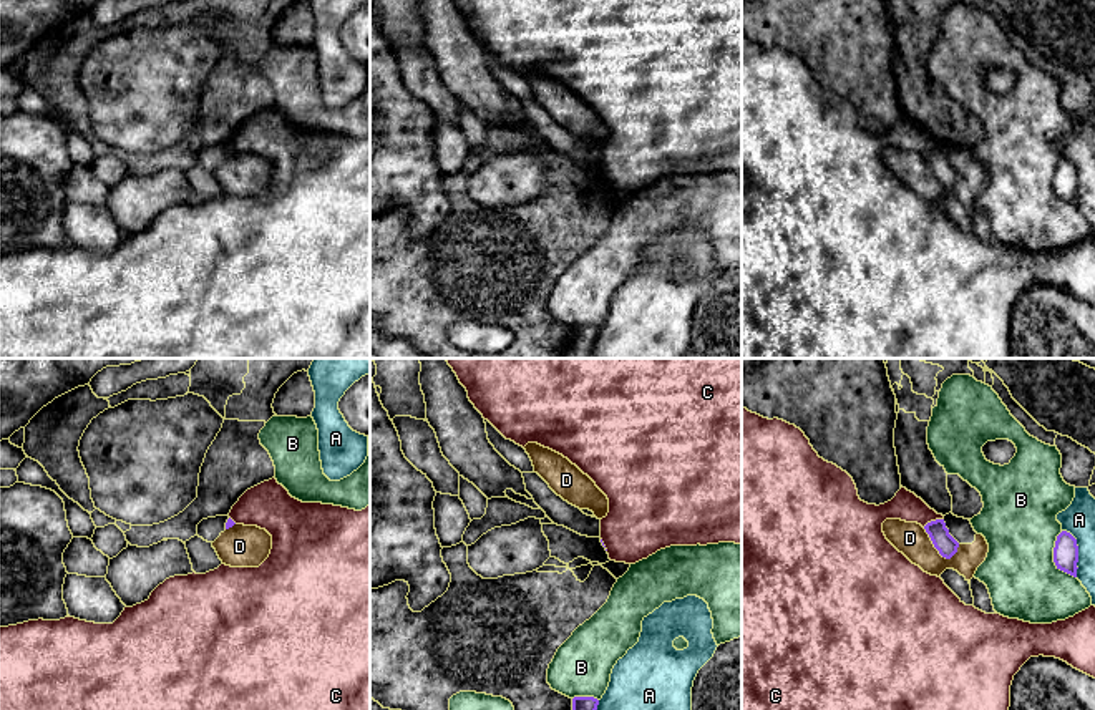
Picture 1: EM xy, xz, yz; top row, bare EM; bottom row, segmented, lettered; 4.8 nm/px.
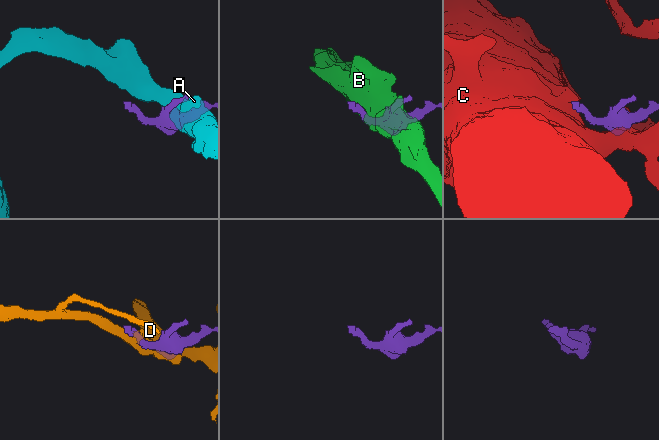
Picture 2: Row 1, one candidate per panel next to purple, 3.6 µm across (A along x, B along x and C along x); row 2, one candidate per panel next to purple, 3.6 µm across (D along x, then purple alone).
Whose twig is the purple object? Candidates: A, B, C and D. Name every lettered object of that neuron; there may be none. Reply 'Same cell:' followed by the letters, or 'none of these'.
Same cell: none of these

